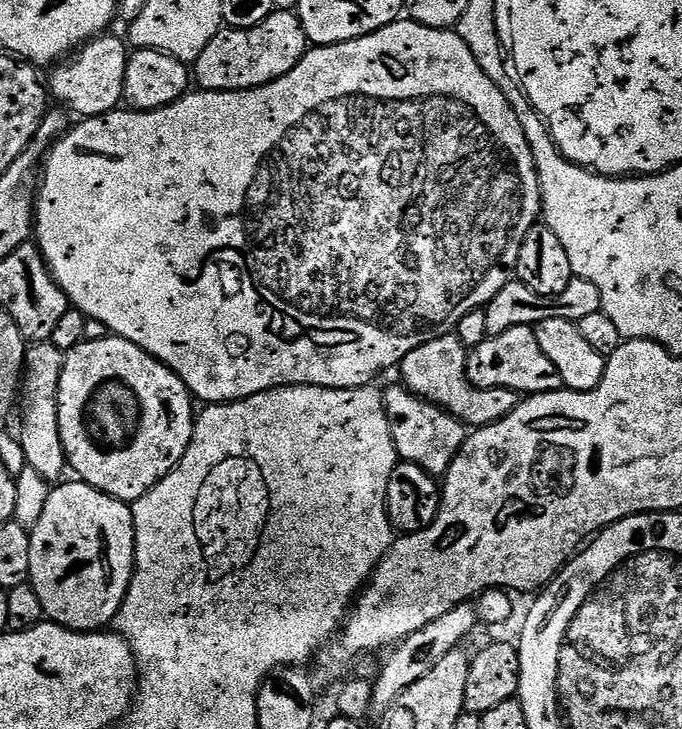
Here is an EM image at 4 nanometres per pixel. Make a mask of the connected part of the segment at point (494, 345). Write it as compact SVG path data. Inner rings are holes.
M526 324L514 326L497 336L489 336L477 348L471 349L468 377L479 388L505 388L528 396L541 396L564 388L562 374L558 374L554 362L550 362L542 346L538 346L535 327Z

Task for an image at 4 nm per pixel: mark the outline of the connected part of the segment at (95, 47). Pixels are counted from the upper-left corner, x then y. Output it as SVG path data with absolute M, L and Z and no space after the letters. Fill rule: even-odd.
M105 34L89 40L63 65L64 69L60 69L60 66L53 67L52 77L47 77L46 84L50 89L51 99L64 99L69 104L67 107L73 113L77 112L77 117L104 116L107 112L117 111L124 104L126 66L130 48L112 35Z

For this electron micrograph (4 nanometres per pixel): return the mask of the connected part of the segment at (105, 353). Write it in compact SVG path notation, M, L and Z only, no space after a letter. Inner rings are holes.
M104 334L101 340L92 339L85 339L83 344L79 344L77 348L71 348L65 355L61 381L58 382L58 426L61 430L62 446L67 456L67 467L71 470L73 468L80 475L77 477L83 483L89 484L90 487L96 488L99 492L113 496L115 500L135 502L180 465L180 460L186 454L186 450L192 441L192 429L194 427L192 404L194 405L194 397L186 385L172 373L172 369L167 368L161 360L155 360L150 353L139 348L134 342L111 334Z

